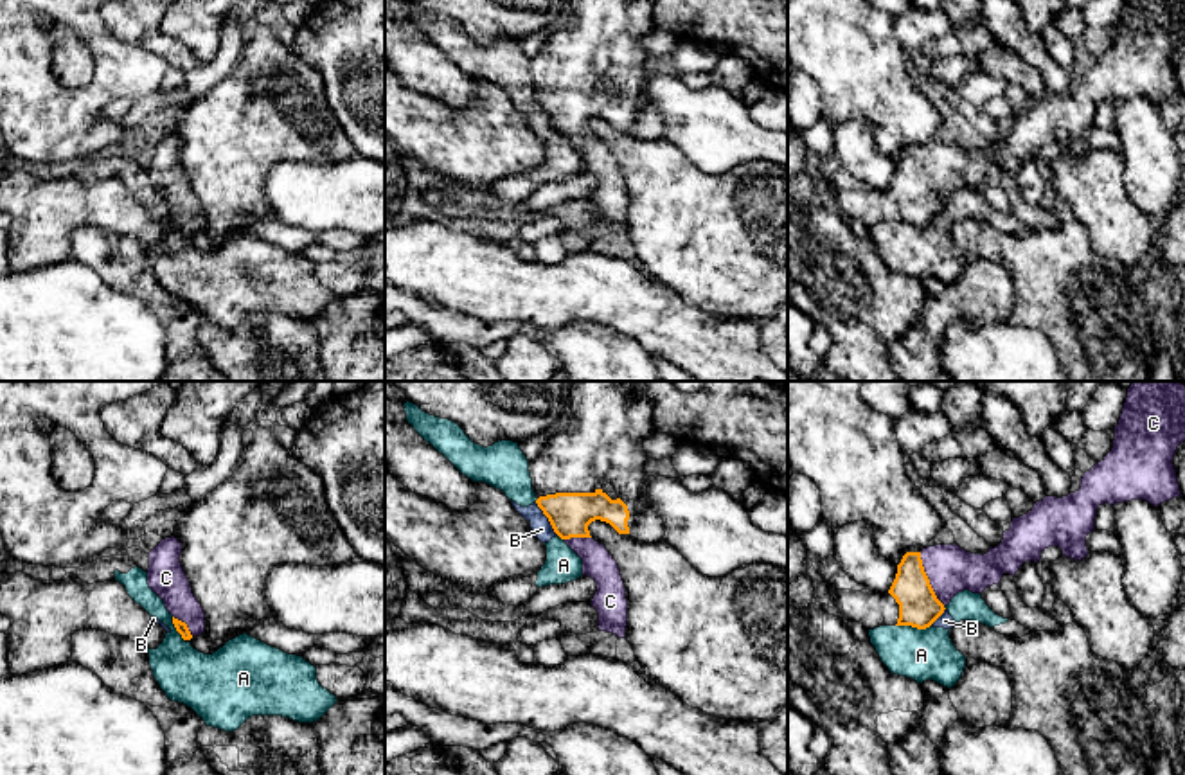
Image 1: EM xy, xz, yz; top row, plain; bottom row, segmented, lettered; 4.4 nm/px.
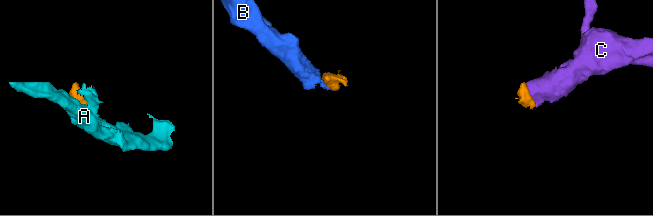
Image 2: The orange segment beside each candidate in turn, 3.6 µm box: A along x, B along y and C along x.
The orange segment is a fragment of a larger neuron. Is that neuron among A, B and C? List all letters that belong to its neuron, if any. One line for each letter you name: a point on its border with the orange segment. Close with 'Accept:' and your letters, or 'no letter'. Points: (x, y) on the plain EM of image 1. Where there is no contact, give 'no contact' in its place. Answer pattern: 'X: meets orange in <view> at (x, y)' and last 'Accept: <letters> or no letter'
C: meets orange in yz at (928, 177)
Accept: C

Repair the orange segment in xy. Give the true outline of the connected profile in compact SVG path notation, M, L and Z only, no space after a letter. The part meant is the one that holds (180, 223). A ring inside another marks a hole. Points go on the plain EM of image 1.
M171 133L149 149L147 182L164 198L183 237L205 228L205 209L180 160L182 140Z

